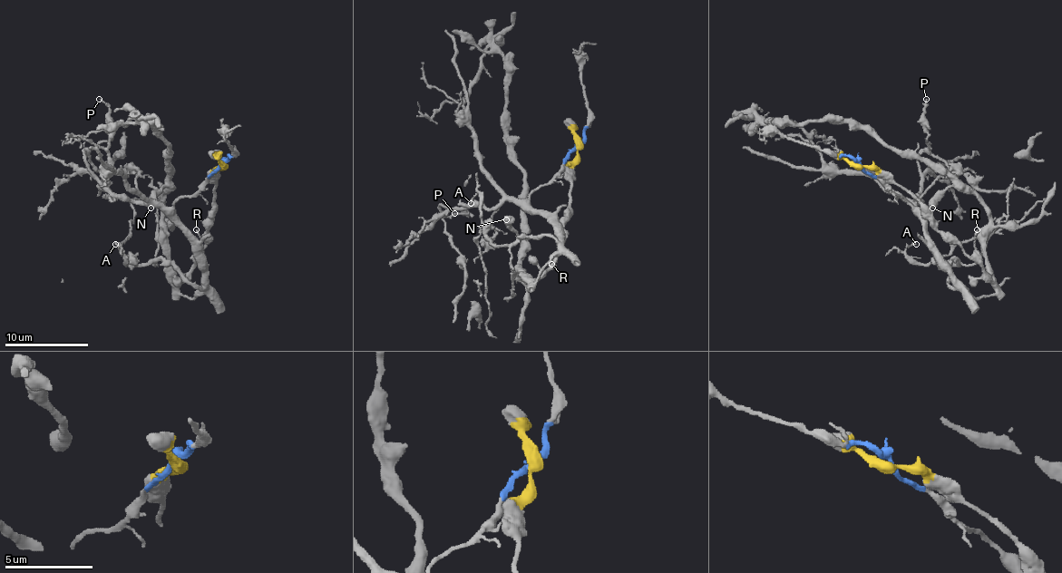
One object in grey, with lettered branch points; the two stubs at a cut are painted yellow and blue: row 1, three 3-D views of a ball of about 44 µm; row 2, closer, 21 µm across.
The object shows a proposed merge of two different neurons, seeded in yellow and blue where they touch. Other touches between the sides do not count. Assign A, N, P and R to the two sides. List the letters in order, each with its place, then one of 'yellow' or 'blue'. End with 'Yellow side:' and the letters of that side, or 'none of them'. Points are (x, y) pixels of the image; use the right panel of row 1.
A: place (916, 244); blue
N: place (932, 208); yellow
P: place (926, 99); blue
R: place (977, 229); yellow
Yellow side: N, R

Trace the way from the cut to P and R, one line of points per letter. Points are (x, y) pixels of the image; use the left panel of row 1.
P: (221, 165), (197, 192), (171, 207), (118, 198), (91, 169), (84, 154), (112, 138), (109, 109), (99, 98)
R: (221, 165), (215, 186), (209, 242), (200, 254), (200, 236), (197, 229)

